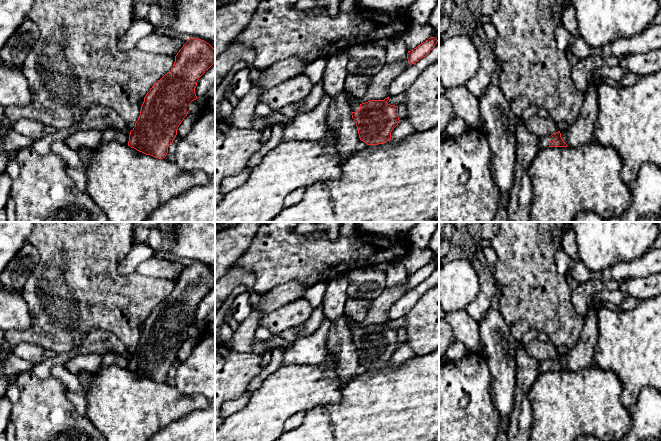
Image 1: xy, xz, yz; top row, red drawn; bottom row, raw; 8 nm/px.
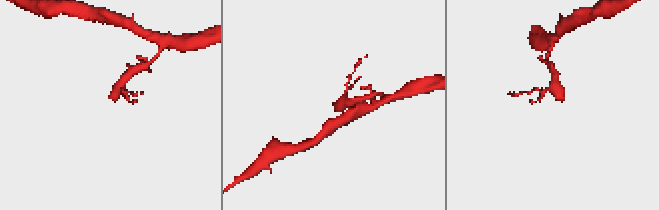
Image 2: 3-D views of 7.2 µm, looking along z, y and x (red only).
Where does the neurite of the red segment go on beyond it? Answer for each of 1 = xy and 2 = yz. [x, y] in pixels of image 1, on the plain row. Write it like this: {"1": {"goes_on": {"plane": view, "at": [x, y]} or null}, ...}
{"1": {"goes_on": null}, "2": {"goes_on": {"plane": "yz", "at": [544, 366]}}}

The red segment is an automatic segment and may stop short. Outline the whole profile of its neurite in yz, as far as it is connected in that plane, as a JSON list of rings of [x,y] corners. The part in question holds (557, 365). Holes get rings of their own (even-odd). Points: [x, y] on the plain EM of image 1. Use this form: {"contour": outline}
{"contour": [[[560,355],[549,360],[539,362],[539,374],[547,371],[567,371],[568,369],[563,365]]]}

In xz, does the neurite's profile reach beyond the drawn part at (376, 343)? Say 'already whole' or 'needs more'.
needs more

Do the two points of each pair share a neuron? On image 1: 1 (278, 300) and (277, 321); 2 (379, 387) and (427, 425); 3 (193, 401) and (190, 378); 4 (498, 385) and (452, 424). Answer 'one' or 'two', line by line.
1: two
2: one
3: two
4: two

